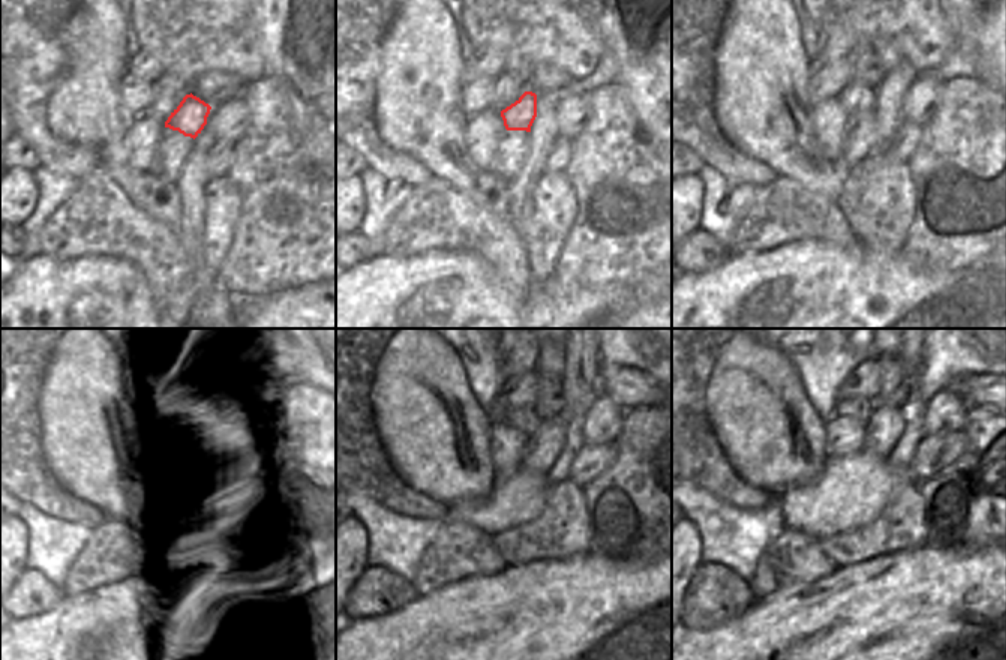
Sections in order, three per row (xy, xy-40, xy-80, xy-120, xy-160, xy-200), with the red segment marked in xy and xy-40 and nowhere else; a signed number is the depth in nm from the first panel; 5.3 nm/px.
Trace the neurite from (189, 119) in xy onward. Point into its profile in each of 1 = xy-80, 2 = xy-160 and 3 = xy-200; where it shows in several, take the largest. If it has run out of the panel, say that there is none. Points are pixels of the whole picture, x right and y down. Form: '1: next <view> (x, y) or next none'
1: next xy-80 (855, 96)
2: next xy-160 (525, 419)
3: next xy-200 (859, 408)

